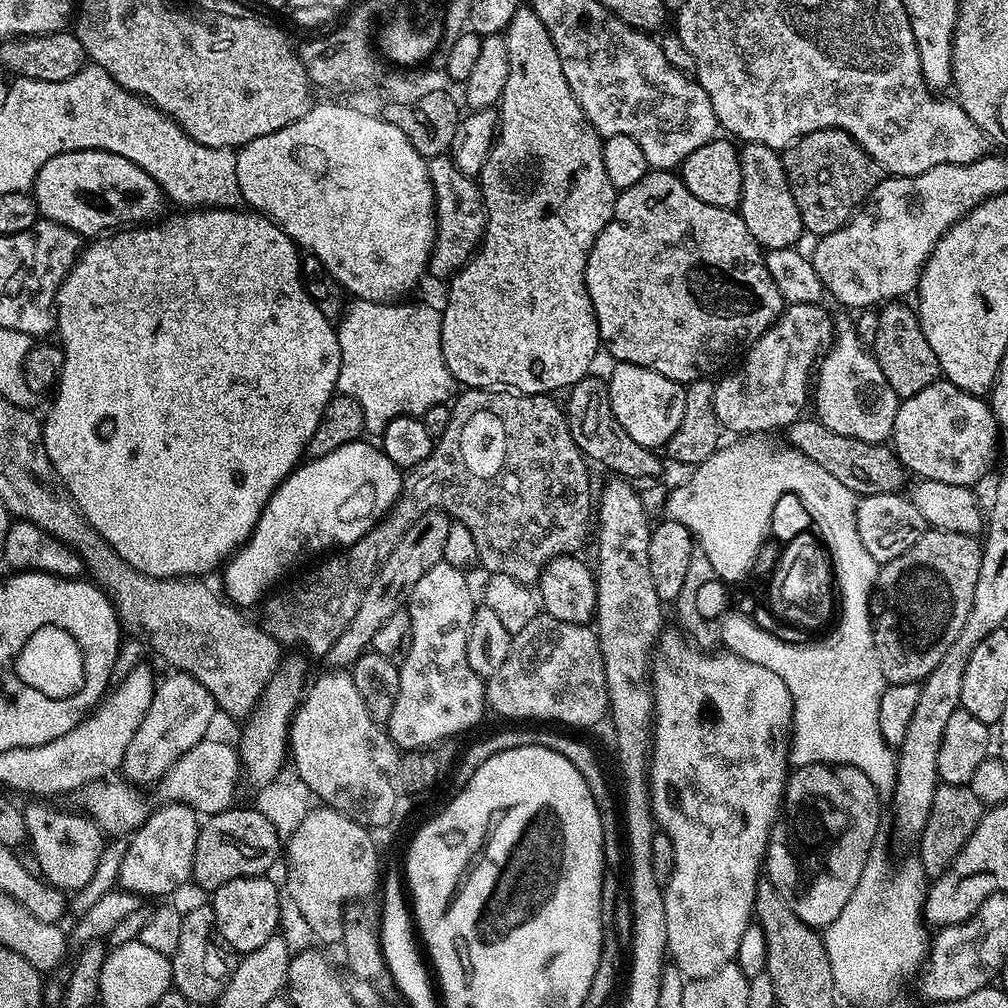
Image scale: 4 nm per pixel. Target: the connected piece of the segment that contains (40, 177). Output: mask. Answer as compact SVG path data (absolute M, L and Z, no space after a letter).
M106 150L63 152L50 158L50 162L38 170L30 195L43 219L66 226L81 238L96 238L125 226L139 225L166 205L160 184L150 178L142 166L130 162L130 158L122 158L122 154L110 154Z

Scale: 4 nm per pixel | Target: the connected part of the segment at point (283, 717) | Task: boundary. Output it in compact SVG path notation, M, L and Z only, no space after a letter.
M285 655L280 661L280 669L270 678L266 690L257 700L256 707L243 721L238 751L243 779L247 783L249 780L253 789L257 790L274 781L275 776L286 767L290 756L290 725L306 688L303 662L299 655Z

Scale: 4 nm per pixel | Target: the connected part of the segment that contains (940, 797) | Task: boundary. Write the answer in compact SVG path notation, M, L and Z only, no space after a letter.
M937 783L934 802L930 802L930 818L926 818L926 826L918 837L918 863L925 877L935 878L951 869L951 864L958 858L959 851L966 846L967 839L973 834L985 811L985 805L981 804L969 785Z

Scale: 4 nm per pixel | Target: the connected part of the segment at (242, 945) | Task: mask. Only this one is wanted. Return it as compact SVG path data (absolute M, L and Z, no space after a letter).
M267 875L262 876L247 876L246 878L234 878L234 882L226 882L226 886L222 886L221 888L217 888L215 892L211 893L210 903L212 905L212 909L214 910L214 918L216 919L216 928L222 934L222 938L224 939L225 944L228 945L229 948L232 949L233 952L237 954L243 954L246 952L253 952L254 950L258 950L261 948L269 938L274 935L277 935L278 929L276 928L280 924L280 894L282 898L282 892L279 888L276 889L276 884L269 878Z

